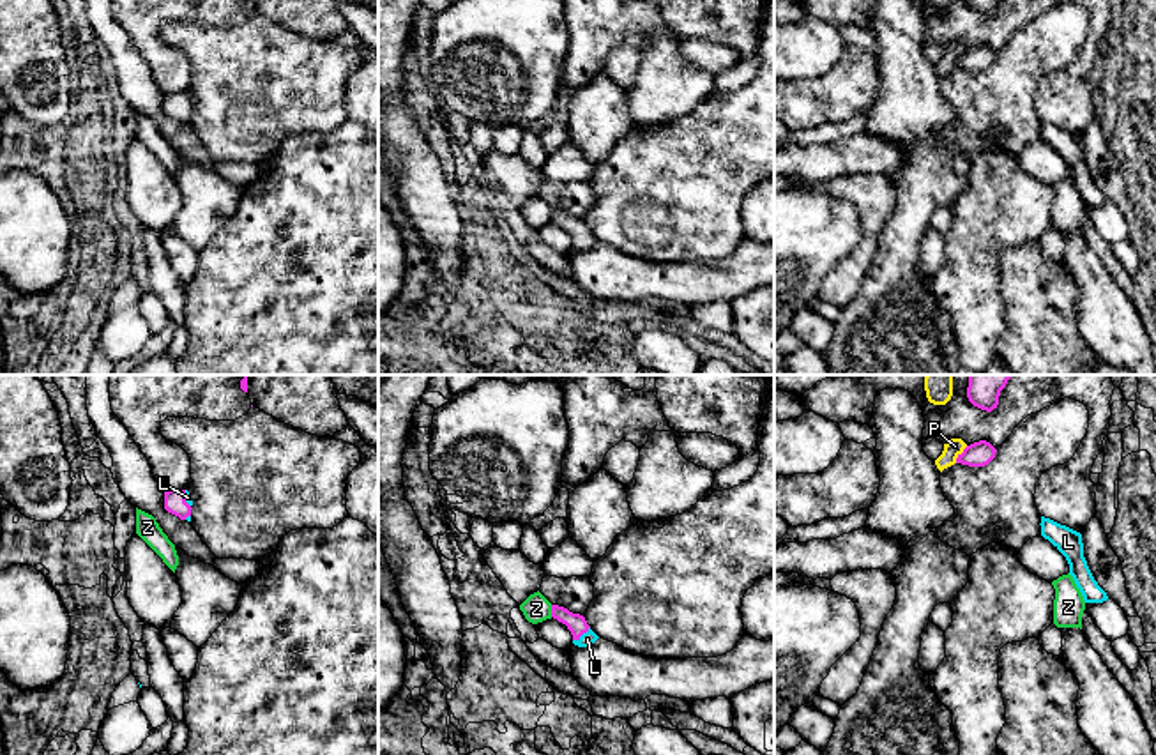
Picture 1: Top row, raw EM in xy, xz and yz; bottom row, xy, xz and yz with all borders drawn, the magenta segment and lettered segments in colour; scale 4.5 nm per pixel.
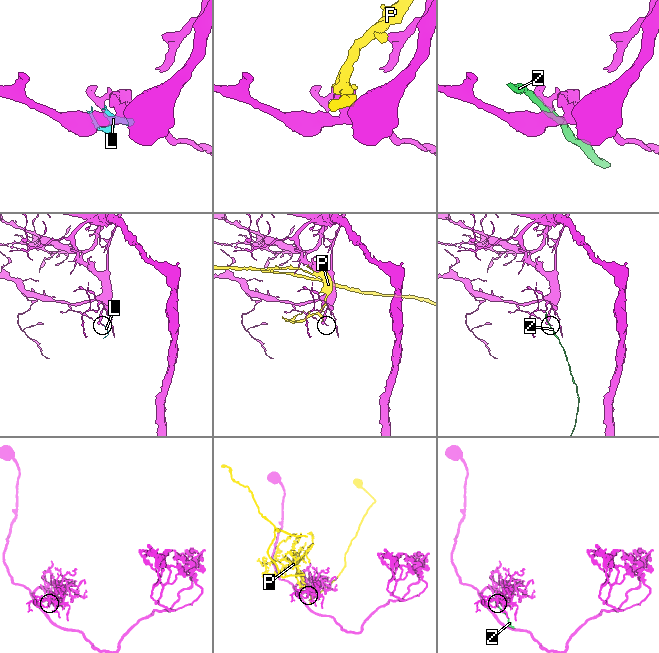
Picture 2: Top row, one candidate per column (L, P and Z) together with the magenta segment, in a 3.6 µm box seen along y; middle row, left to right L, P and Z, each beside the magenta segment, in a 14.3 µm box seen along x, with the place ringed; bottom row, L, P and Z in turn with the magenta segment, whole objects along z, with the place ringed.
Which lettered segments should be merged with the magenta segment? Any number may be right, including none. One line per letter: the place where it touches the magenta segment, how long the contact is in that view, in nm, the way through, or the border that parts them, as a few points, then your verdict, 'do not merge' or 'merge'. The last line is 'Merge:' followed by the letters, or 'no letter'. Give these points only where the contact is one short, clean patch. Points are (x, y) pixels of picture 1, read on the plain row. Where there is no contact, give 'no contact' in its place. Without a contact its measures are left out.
L: meets magenta in xz at (582, 237); contact 100 nm long; runs through xz (577, 228), (582, 237), (587, 243); merge
P: meets magenta in yz at (960, 59); contact 100 nm long; do not merge
Z: meets magenta in xz at (552, 214); contact 60 nm long; border along xz (550, 209), (552, 220); do not merge
Merge: L

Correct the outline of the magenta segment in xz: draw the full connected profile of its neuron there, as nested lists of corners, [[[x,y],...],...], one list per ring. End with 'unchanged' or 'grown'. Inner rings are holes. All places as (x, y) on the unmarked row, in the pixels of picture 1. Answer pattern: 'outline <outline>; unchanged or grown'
outline [[[551,209],[551,221],[567,230],[573,239],[573,248],[578,251],[592,249],[599,242],[580,217]]]; grown

